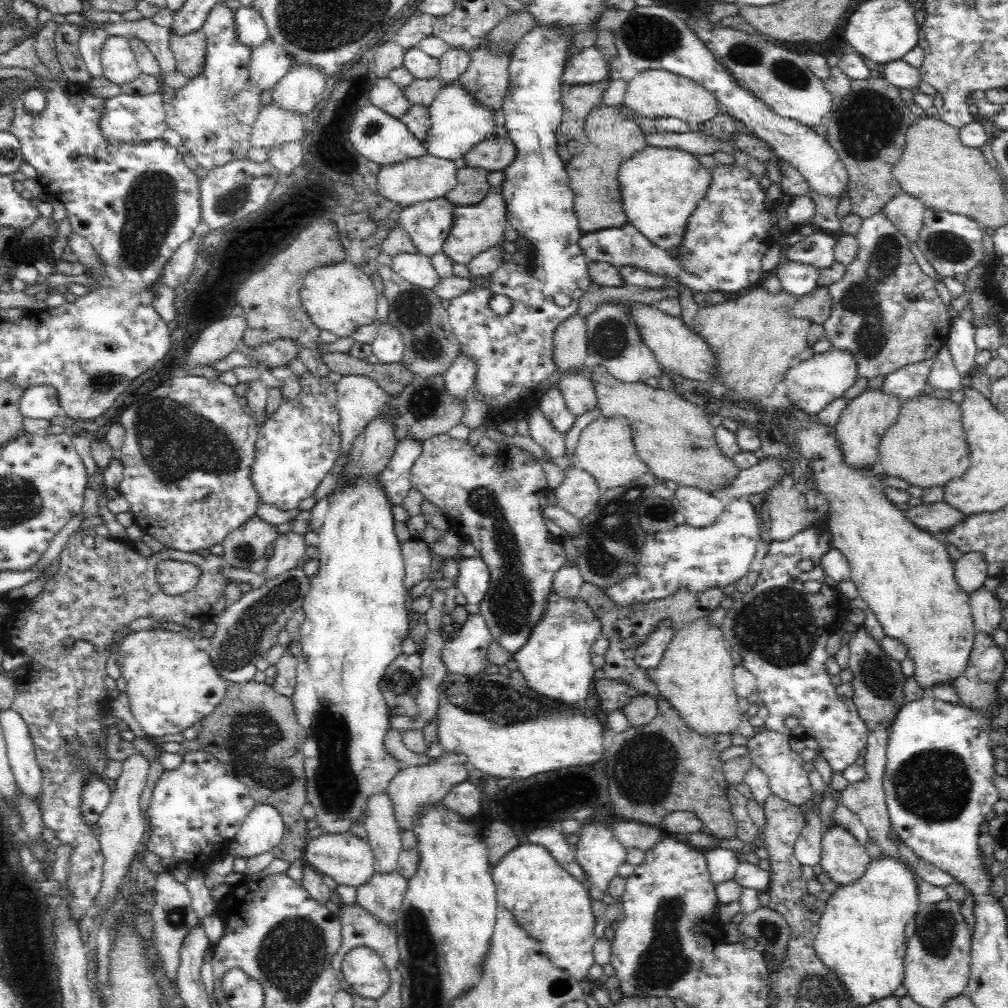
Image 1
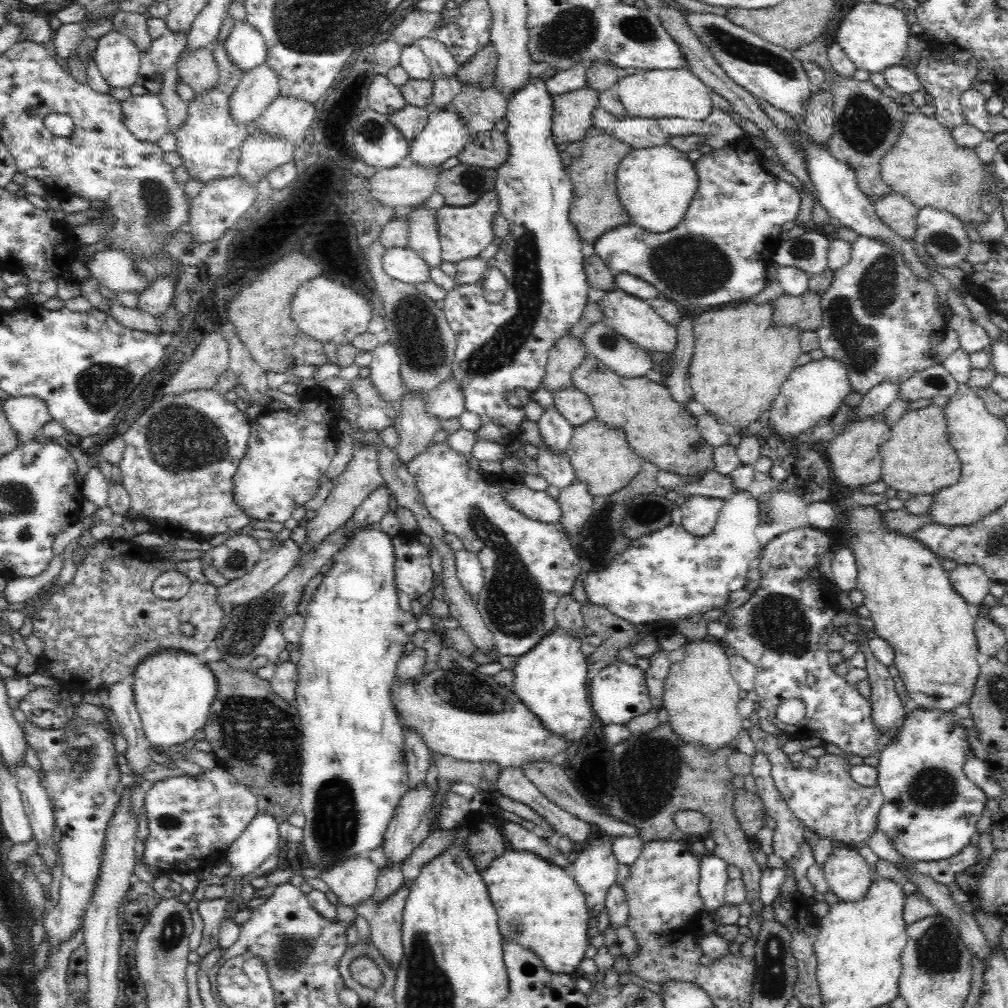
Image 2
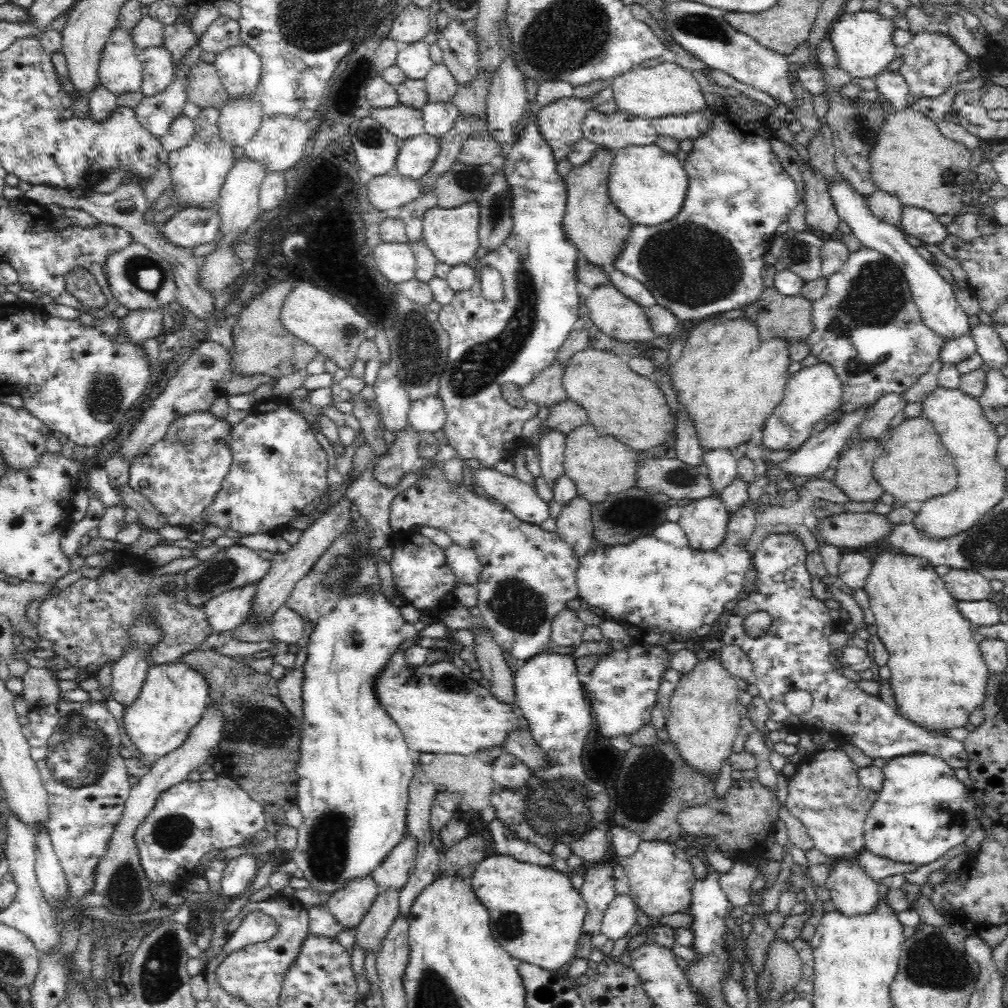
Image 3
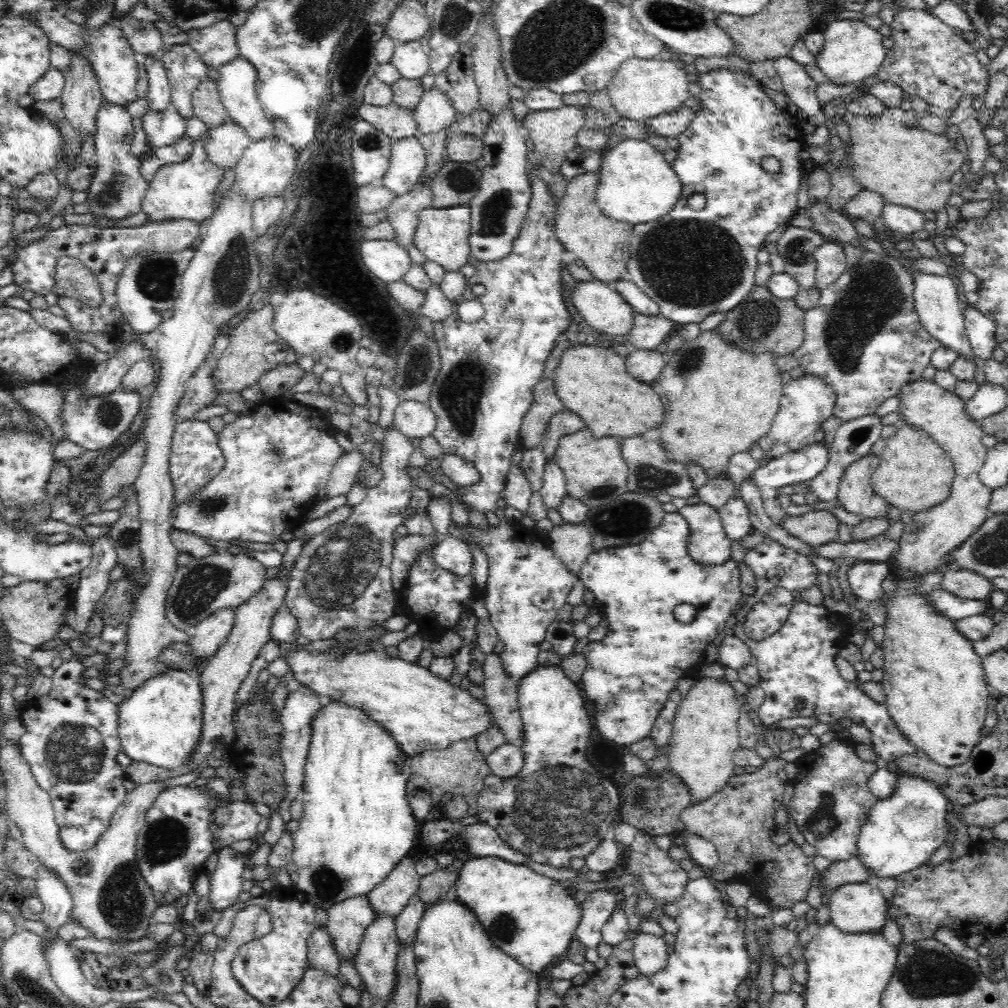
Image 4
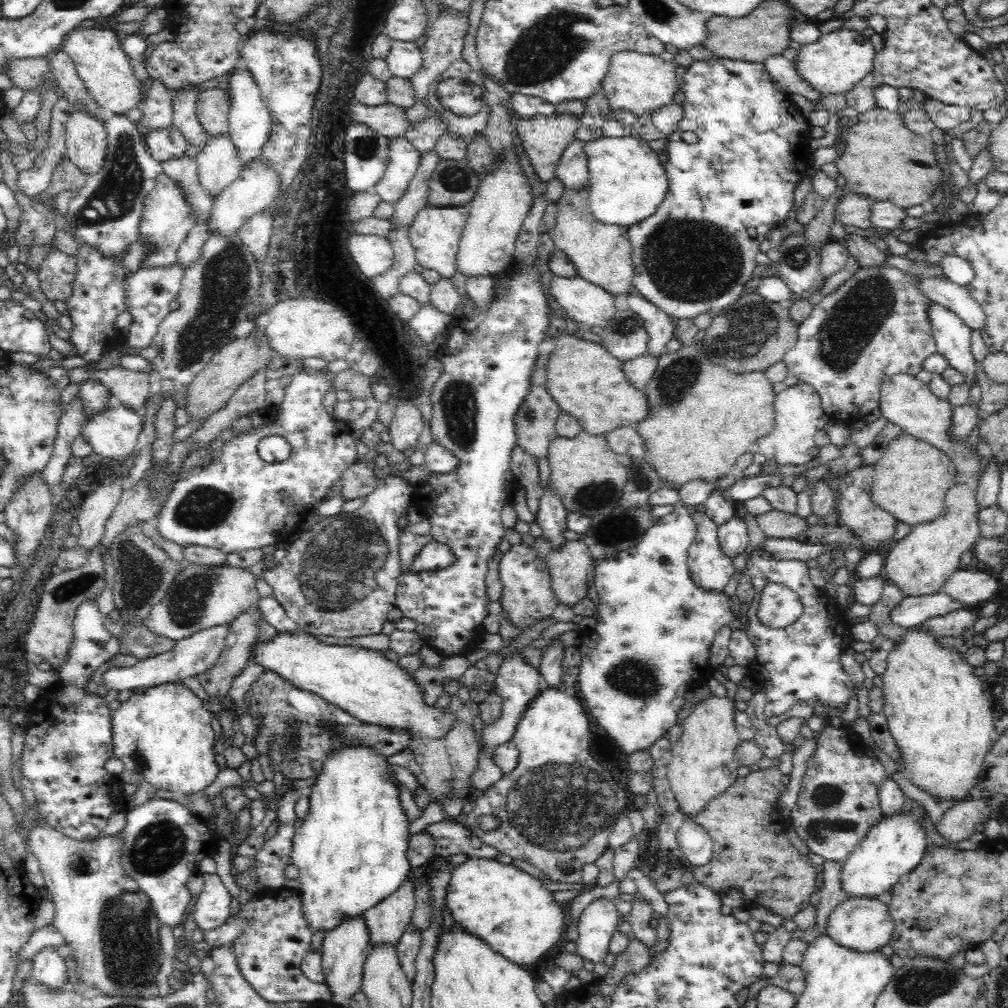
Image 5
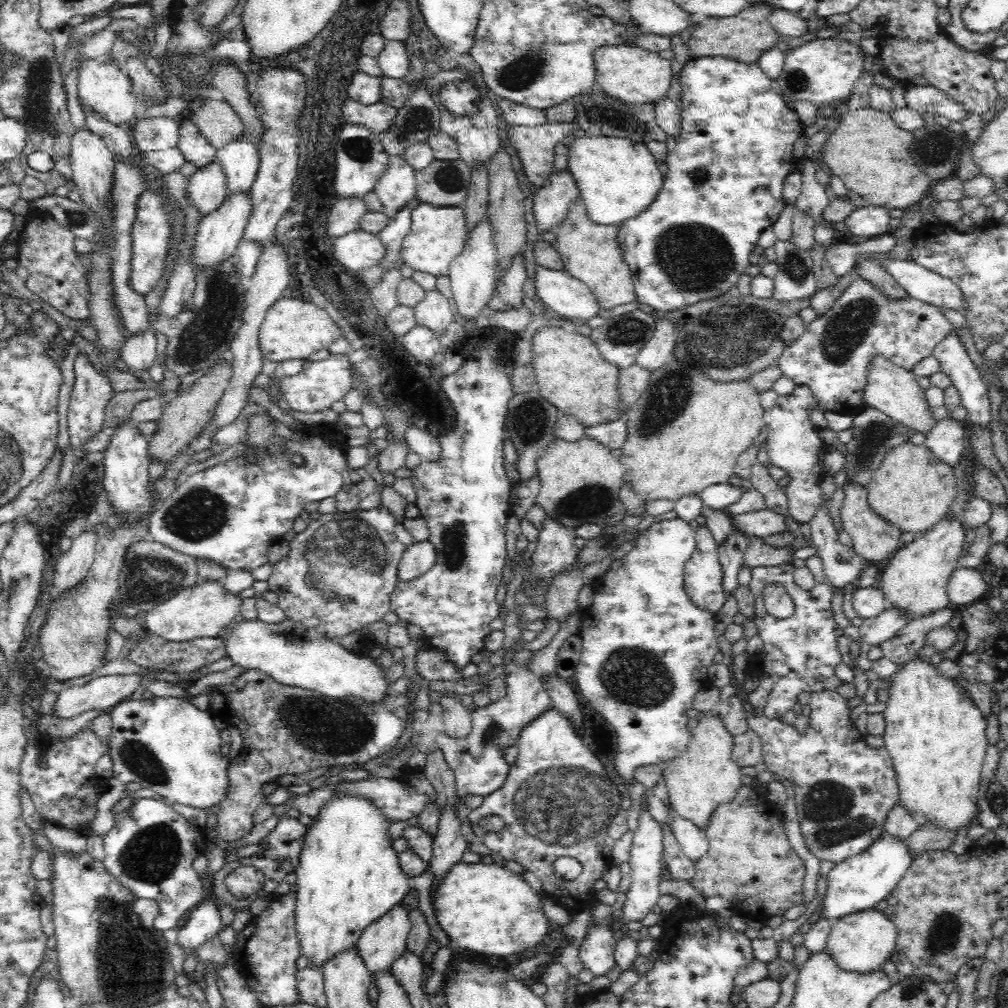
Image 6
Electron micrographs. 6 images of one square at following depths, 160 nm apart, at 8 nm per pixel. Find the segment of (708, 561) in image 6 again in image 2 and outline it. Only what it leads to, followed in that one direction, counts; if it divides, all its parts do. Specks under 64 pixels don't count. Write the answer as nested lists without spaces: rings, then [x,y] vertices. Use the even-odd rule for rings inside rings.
[[[690,494],[681,504],[683,527],[696,537],[704,537],[716,524],[718,513],[724,506],[724,499]]]

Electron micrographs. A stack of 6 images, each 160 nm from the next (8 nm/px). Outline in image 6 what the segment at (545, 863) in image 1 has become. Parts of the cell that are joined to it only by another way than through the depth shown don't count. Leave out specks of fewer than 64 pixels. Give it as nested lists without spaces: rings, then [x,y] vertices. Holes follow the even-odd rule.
[[[460,861],[438,884],[434,900],[437,924],[466,952],[515,957],[525,950],[537,949],[554,928],[544,914],[540,896],[522,875],[496,863]]]

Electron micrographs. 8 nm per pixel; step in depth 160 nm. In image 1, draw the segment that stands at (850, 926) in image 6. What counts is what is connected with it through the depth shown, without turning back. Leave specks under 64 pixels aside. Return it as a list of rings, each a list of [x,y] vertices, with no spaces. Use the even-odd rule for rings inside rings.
[[[839,824],[830,825],[822,832],[820,854],[823,872],[840,887],[862,877],[871,860],[864,844]]]

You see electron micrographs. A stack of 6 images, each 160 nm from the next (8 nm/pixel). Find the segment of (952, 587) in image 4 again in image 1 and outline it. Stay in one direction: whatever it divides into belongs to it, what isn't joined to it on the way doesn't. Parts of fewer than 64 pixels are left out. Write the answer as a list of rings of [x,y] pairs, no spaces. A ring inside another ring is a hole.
[[[970,550],[962,554],[955,562],[955,577],[957,585],[969,595],[983,586],[988,578],[988,563],[981,553]]]

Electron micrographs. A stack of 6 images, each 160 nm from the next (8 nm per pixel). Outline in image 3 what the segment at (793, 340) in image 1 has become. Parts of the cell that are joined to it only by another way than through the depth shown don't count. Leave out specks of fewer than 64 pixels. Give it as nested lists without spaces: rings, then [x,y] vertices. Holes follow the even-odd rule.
[[[722,314],[710,315],[690,324],[681,357],[671,368],[673,389],[693,421],[701,447],[704,449],[734,450],[738,444],[748,442],[754,430],[763,428],[765,420],[783,400],[784,389],[790,378],[788,367],[789,341],[774,338],[762,342],[757,326],[748,317],[726,318]]]

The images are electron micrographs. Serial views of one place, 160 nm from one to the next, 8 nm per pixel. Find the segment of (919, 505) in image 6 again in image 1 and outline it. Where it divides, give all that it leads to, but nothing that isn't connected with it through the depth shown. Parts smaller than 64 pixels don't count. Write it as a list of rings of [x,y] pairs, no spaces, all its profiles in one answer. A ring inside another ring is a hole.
[[[934,394],[906,399],[896,422],[887,428],[880,441],[877,464],[887,476],[903,478],[924,489],[944,487],[954,478],[960,478],[971,466],[960,404]]]

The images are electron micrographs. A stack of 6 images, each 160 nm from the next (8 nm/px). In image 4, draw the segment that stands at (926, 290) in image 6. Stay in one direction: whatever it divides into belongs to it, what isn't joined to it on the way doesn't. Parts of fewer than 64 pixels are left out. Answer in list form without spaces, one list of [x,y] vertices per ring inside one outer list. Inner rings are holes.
[[[970,305],[963,308],[963,313],[971,352],[982,360],[993,358],[997,344],[994,322]]]

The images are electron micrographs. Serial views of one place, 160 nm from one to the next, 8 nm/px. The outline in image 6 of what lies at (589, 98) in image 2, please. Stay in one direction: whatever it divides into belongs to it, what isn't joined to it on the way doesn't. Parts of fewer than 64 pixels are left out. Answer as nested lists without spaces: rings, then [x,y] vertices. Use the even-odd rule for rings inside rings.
[[[547,123],[537,126],[513,126],[508,130],[510,143],[518,151],[530,183],[544,187],[553,174],[557,146],[579,129],[578,123]]]

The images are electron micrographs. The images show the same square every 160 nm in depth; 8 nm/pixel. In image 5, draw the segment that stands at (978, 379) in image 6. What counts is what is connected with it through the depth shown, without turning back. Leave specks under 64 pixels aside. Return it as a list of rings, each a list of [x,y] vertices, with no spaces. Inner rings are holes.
[[[928,300],[928,306],[930,308],[927,310],[927,317],[930,319],[937,350],[948,359],[953,369],[965,377],[965,382],[971,385],[978,365],[971,351],[970,327],[955,312],[937,302]]]

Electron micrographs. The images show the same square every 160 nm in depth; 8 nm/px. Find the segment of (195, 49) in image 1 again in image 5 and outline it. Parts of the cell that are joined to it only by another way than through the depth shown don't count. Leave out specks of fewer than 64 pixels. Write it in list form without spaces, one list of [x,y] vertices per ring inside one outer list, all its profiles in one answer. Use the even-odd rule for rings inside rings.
[[[219,86],[200,91],[195,109],[206,134],[219,136],[229,133],[228,98],[229,96]]]

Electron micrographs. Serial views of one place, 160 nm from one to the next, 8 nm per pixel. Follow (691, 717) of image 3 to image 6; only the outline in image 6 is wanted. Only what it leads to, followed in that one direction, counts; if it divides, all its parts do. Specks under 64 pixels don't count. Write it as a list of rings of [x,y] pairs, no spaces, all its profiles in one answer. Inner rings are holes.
[[[716,711],[692,722],[690,731],[691,741],[686,752],[666,764],[663,779],[674,814],[704,829],[716,806],[734,800],[743,774],[731,758],[734,736],[730,735]]]

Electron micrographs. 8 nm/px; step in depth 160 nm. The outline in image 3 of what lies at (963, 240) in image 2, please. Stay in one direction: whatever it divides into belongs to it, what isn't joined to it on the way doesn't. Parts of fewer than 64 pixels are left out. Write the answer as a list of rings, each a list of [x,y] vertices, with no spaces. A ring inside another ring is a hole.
[[[904,207],[901,224],[906,236],[913,242],[922,245],[940,244],[950,235],[948,225],[941,223],[932,212],[920,208]]]

